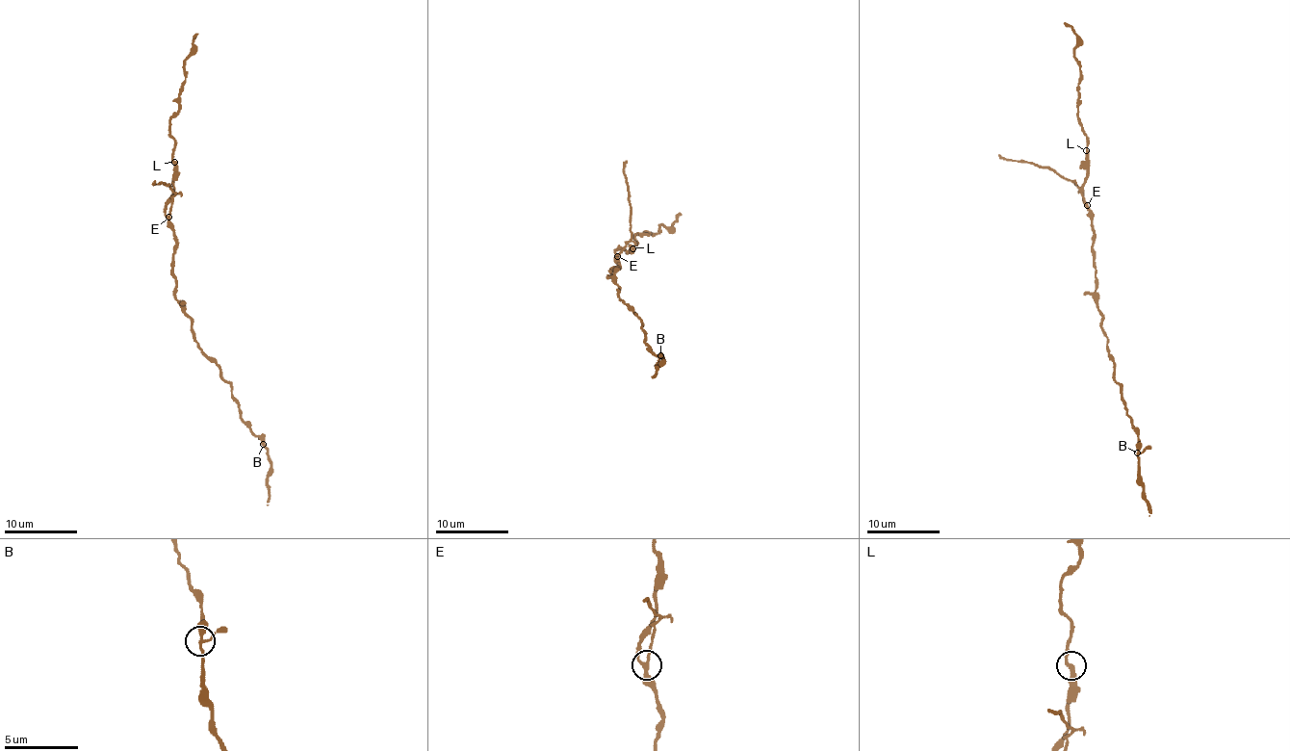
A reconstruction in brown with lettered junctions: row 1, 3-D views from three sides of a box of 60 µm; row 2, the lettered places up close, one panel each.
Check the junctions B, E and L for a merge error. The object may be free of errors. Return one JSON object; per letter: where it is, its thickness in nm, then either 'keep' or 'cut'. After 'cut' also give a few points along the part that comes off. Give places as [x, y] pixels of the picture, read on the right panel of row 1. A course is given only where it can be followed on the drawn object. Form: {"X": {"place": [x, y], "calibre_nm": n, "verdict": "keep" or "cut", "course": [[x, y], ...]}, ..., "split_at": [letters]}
{"B": {"place": [1137, 453], "calibre_nm": 200, "verdict": "keep"}, "E": {"place": [1087, 205], "calibre_nm": 190, "verdict": "cut", "course": [[1087, 206], [1080, 189], [1072, 182], [1047, 168], [998, 155]]}, "L": {"place": [1086, 150], "calibre_nm": 240, "verdict": "keep"}, "split_at": ["E"]}

